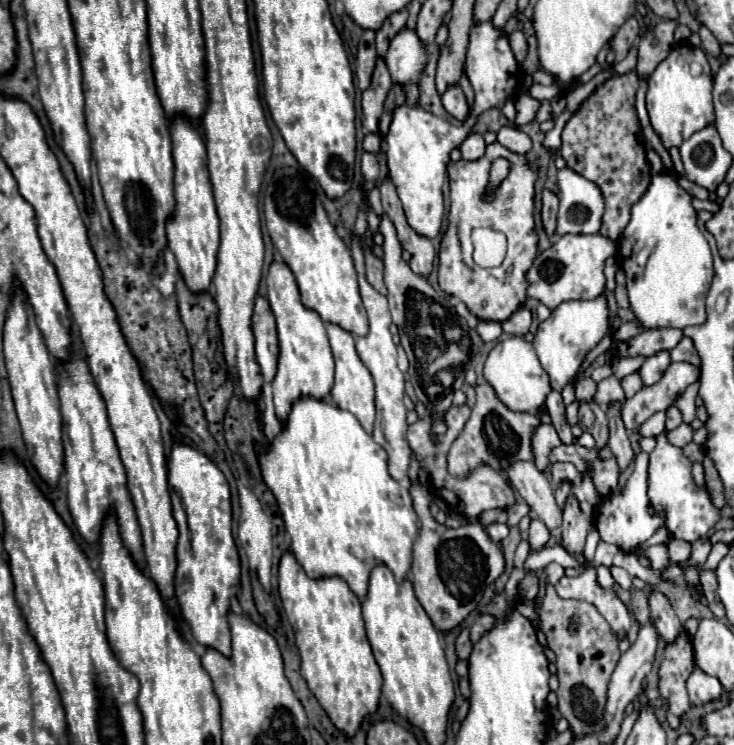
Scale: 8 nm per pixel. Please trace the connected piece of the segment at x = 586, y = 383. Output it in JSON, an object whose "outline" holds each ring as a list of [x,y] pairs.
{"outline":[[[588,376],[584,378],[578,378],[576,380],[576,386],[574,386],[574,392],[576,392],[576,400],[578,402],[590,402],[596,394],[596,382]]]}

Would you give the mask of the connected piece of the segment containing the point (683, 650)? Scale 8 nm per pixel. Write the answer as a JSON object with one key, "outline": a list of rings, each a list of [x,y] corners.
{"outline":[[[682,630],[678,638],[664,648],[664,660],[660,664],[658,690],[660,696],[668,702],[668,724],[670,728],[678,728],[682,716],[690,708],[686,680],[694,670],[694,648],[690,636]]]}

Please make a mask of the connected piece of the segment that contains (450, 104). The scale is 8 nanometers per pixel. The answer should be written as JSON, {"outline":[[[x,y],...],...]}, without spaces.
{"outline":[[[458,84],[446,88],[446,92],[442,94],[442,104],[446,108],[448,114],[452,114],[456,120],[464,122],[466,116],[468,116],[468,104],[466,104],[466,96],[462,92],[462,88]]]}

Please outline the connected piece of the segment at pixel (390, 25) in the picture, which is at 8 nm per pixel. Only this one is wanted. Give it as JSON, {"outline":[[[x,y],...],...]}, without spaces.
{"outline":[[[402,10],[402,12],[396,12],[392,14],[384,26],[376,32],[376,50],[378,50],[378,56],[384,58],[386,56],[386,48],[388,48],[388,42],[406,26],[406,18],[408,18],[408,12]]]}

